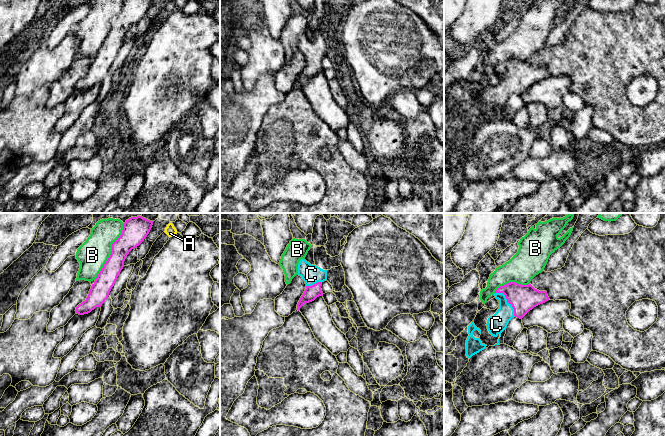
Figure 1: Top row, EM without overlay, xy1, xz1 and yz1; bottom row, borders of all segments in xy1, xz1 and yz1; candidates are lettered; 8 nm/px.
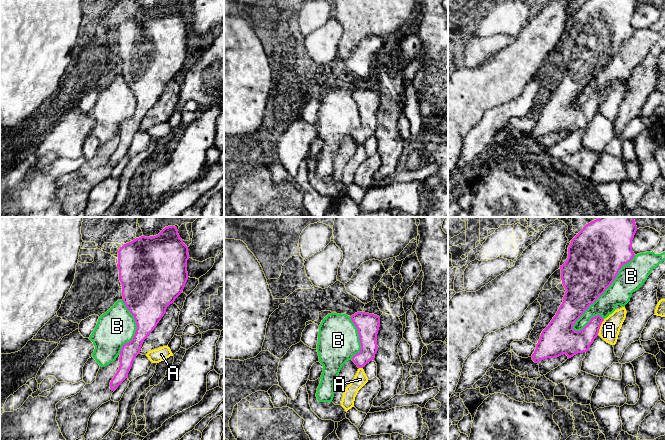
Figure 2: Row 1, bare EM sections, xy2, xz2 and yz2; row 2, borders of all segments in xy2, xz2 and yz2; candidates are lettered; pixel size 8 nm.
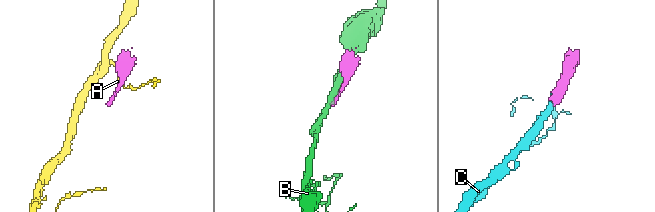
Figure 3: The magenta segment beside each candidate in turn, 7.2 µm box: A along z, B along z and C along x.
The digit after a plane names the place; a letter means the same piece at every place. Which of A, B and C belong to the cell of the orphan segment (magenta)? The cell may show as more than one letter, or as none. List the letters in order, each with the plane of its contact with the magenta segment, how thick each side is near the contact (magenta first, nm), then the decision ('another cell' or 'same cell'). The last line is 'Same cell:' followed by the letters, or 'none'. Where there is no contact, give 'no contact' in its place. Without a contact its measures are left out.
A: meets magenta in yz2; 200 nm thick on the magenta side, 160 nm on the other; another cell
B: meets magenta in yz2; 420 nm thick on the magenta side, 220 nm on the other; another cell
C: meets magenta in yz1; 220 nm thick on the magenta side, 150 nm on the other; same cell
Same cell: C

